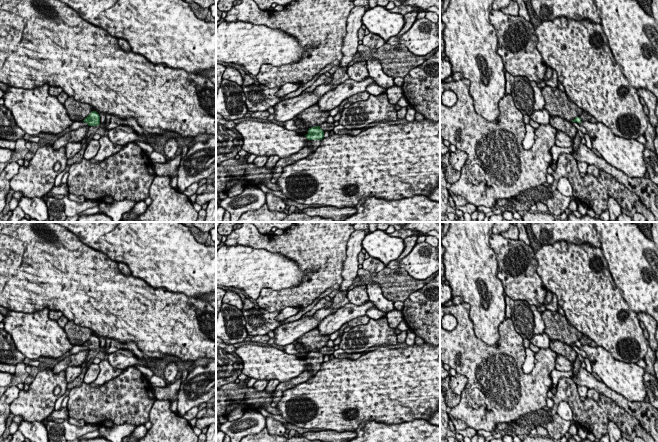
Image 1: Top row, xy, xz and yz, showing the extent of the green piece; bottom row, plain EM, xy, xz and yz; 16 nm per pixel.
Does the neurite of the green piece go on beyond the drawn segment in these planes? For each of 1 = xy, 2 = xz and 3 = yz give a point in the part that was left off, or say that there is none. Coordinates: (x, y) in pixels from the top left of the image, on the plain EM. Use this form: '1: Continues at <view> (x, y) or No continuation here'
1: No continuation here
2: Continues at xz (306, 375)
3: Continues at yz (584, 340)

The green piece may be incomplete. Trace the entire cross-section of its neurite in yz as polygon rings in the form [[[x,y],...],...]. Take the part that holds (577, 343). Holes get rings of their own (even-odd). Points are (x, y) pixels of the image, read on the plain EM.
[[[583,336],[579,341],[576,341],[572,346],[581,347],[582,345],[589,345],[591,347],[598,347],[597,344],[586,336]]]

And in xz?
[[[320,350],[311,351],[309,352],[308,357],[305,360],[311,366],[312,370],[305,370],[298,377],[293,378],[288,382],[280,383],[274,392],[273,402],[271,404],[272,406],[276,407],[278,402],[281,400],[284,391],[307,381],[313,375],[315,375],[316,372],[319,371],[320,365],[324,362],[324,355],[320,352]]]

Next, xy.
[[[92,335],[83,345],[89,350],[97,350],[100,348],[100,340],[96,335]]]

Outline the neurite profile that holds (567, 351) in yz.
[[[551,340],[549,348],[555,353],[565,357],[570,362],[574,363],[576,360],[577,357],[576,351],[572,348],[572,346],[562,343],[561,341]]]

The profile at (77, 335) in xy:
[[[68,321],[64,327],[67,337],[74,346],[83,345],[92,335],[93,331],[86,327],[76,325],[73,321]]]

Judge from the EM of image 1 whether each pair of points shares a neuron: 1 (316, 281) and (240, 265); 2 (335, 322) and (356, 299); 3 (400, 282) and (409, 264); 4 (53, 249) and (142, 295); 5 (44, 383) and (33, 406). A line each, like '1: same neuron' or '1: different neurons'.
1: different neurons
2: different neurons
3: different neurons
4: same neuron
5: same neuron

